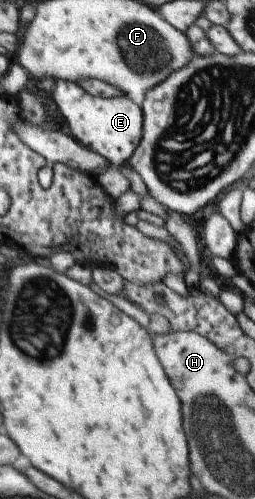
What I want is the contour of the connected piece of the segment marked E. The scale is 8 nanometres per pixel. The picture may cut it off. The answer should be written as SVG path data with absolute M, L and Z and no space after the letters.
M53 79L54 90L51 99L65 117L69 131L84 147L99 153L111 166L127 165L136 151L143 134L143 113L141 106L136 105L127 95L103 98L94 96L82 89L76 82L68 79Z

